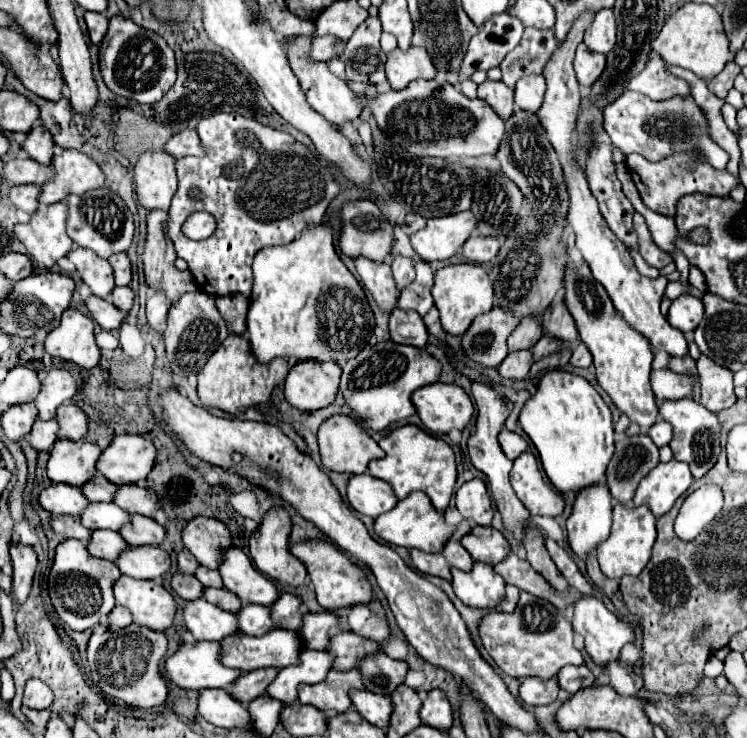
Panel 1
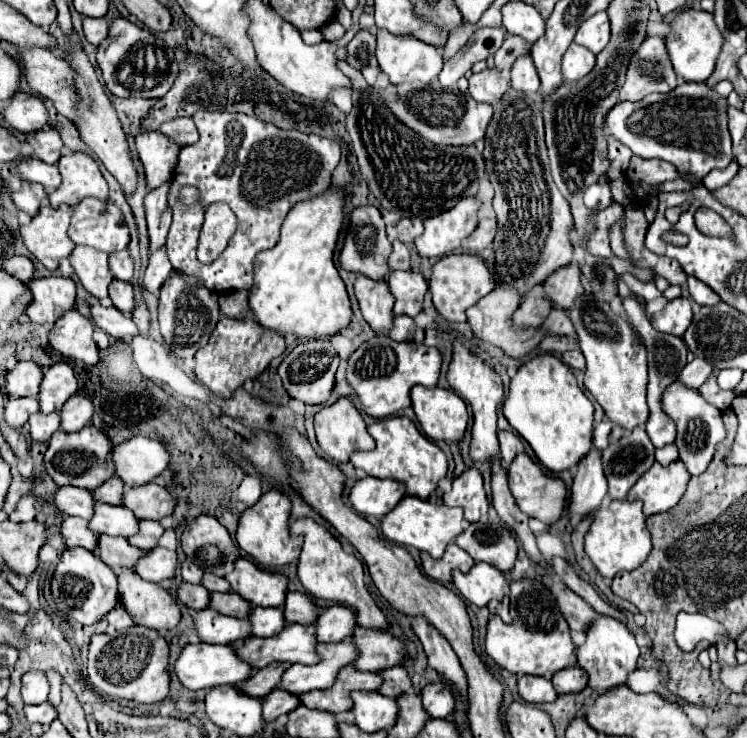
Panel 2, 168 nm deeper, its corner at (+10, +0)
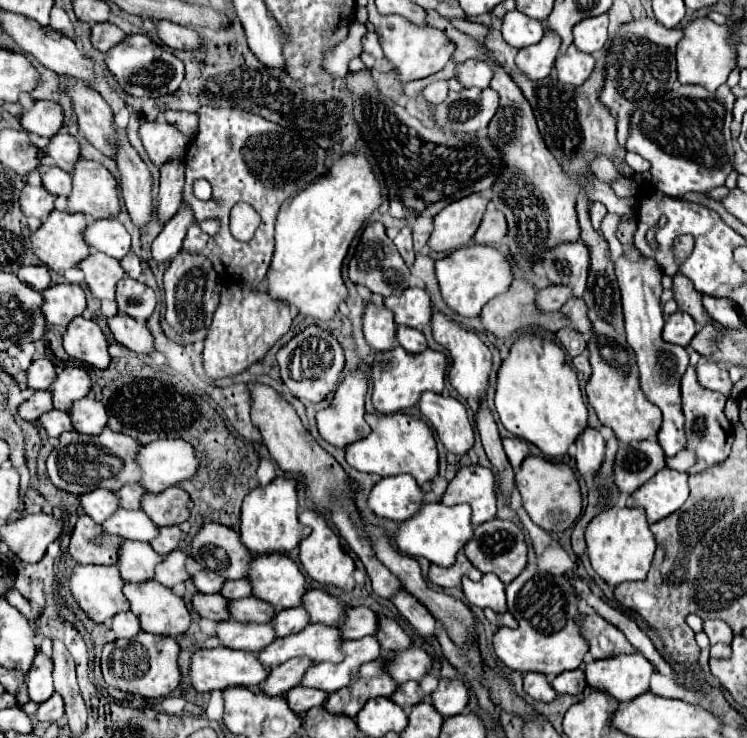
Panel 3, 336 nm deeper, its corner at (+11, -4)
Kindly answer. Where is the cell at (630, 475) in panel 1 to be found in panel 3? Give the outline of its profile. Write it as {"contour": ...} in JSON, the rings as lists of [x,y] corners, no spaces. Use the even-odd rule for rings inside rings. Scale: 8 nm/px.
{"contour":[[[654,438],[632,444],[620,444],[614,462],[614,484],[620,492],[632,494],[662,468],[664,452]]]}

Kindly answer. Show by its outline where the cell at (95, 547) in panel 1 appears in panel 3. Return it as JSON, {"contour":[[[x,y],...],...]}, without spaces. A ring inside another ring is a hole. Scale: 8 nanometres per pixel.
{"contour":[[[124,540],[118,548],[116,566],[124,582],[146,582],[152,580],[152,572],[160,560],[162,556],[158,556],[148,542]]]}

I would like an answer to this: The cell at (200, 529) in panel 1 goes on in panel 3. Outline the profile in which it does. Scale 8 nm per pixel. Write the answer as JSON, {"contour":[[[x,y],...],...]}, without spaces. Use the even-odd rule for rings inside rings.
{"contour":[[[208,522],[190,542],[192,558],[210,572],[226,580],[240,580],[248,574],[252,552],[240,544],[238,534],[218,522]]]}

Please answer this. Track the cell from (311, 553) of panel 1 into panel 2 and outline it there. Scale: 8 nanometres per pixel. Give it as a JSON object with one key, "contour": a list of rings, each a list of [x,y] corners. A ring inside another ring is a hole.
{"contour":[[[297,518],[291,524],[291,534],[303,534],[303,550],[297,564],[297,574],[301,584],[305,586],[307,594],[313,598],[333,600],[341,602],[345,606],[351,606],[357,612],[357,624],[363,628],[381,628],[387,630],[389,622],[383,616],[383,612],[375,606],[373,598],[369,596],[365,582],[363,582],[363,564],[353,554],[347,554],[341,546],[341,542],[321,524],[317,524],[313,518]]]}

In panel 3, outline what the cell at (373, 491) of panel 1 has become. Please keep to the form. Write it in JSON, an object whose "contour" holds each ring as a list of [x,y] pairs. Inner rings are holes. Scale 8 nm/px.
{"contour":[[[408,474],[382,478],[368,494],[366,506],[380,518],[394,522],[408,520],[422,504],[422,488]]]}

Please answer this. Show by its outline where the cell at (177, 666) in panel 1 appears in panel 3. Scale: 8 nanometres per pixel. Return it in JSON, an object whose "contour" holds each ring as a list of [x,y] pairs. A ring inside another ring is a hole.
{"contour":[[[212,648],[212,650],[198,650],[190,660],[190,682],[196,692],[212,692],[212,690],[226,690],[230,686],[254,686],[266,678],[264,666],[256,660],[252,652],[240,652],[232,648]]]}

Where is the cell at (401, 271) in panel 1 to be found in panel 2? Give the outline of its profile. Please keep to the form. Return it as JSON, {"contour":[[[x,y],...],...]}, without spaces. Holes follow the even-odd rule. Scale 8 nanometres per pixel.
{"contour":[[[395,240],[393,242],[393,254],[389,256],[389,266],[391,270],[409,270],[411,262],[411,252],[409,248],[401,242],[401,240]]]}

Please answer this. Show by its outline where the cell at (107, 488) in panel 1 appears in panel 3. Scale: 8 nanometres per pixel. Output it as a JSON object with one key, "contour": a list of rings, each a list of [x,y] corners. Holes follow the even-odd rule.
{"contour":[[[124,484],[120,490],[114,492],[122,504],[122,508],[130,508],[130,510],[138,510],[140,508],[140,498],[144,494],[144,490],[138,488],[138,484]]]}

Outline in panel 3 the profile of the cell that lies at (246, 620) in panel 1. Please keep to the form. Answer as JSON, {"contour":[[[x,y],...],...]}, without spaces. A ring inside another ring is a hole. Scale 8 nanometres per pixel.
{"contour":[[[288,608],[288,610],[280,610],[276,612],[276,616],[272,618],[272,626],[278,638],[290,636],[300,632],[300,628],[308,626],[308,614],[304,612],[304,608]]]}

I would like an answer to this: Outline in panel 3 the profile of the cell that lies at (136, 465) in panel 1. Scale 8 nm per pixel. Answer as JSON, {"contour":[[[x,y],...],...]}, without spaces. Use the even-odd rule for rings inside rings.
{"contour":[[[156,440],[140,446],[134,462],[142,470],[140,486],[154,494],[192,478],[198,468],[194,448],[184,440]]]}

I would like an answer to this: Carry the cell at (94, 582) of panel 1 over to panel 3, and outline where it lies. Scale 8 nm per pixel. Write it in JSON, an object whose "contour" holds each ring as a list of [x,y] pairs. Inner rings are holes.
{"contour":[[[76,564],[68,584],[76,604],[96,624],[102,624],[114,614],[128,610],[128,600],[122,594],[124,580],[116,572],[116,566]]]}

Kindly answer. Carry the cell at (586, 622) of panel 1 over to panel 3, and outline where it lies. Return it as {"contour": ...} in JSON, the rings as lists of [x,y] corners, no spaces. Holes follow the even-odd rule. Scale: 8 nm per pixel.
{"contour":[[[638,652],[600,658],[584,664],[586,682],[590,688],[614,696],[618,702],[632,700],[648,690],[654,666]]]}

